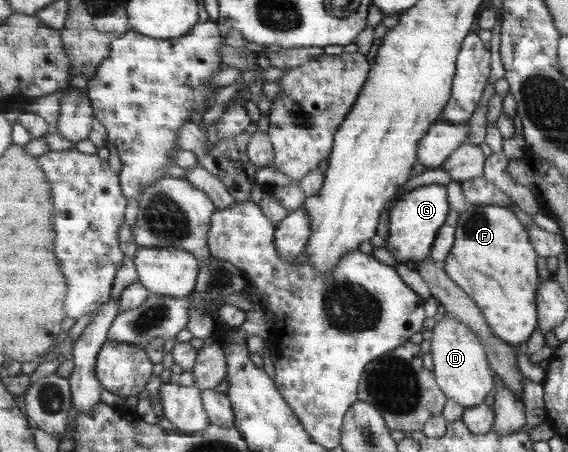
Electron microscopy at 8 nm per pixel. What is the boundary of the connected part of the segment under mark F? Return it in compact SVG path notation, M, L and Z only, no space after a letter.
M467 205L459 214L456 231L456 242L451 255L447 257L444 265L446 272L453 281L463 290L463 293L472 299L472 302L480 309L486 324L492 334L510 346L517 346L523 339L527 339L535 325L537 325L536 305L533 297L536 297L535 289L535 251L529 245L529 237L517 217L509 208L497 205Z

